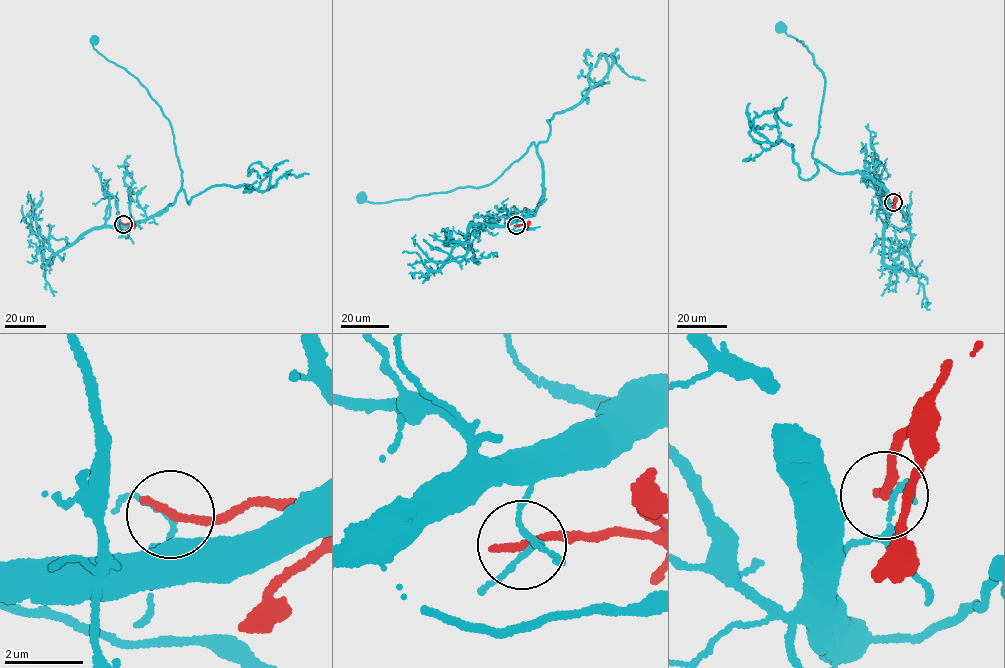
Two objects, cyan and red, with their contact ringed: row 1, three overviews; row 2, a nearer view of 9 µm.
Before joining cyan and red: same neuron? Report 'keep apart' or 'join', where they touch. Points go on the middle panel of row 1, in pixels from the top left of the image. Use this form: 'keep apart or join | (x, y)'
keep apart | (516, 225)

